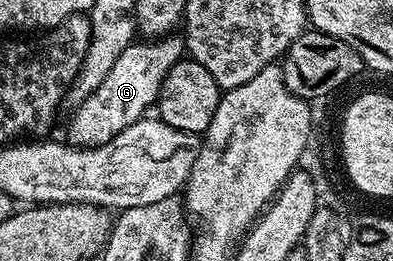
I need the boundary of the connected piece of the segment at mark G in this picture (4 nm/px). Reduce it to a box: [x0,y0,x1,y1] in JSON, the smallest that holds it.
[69,33,184,147]

